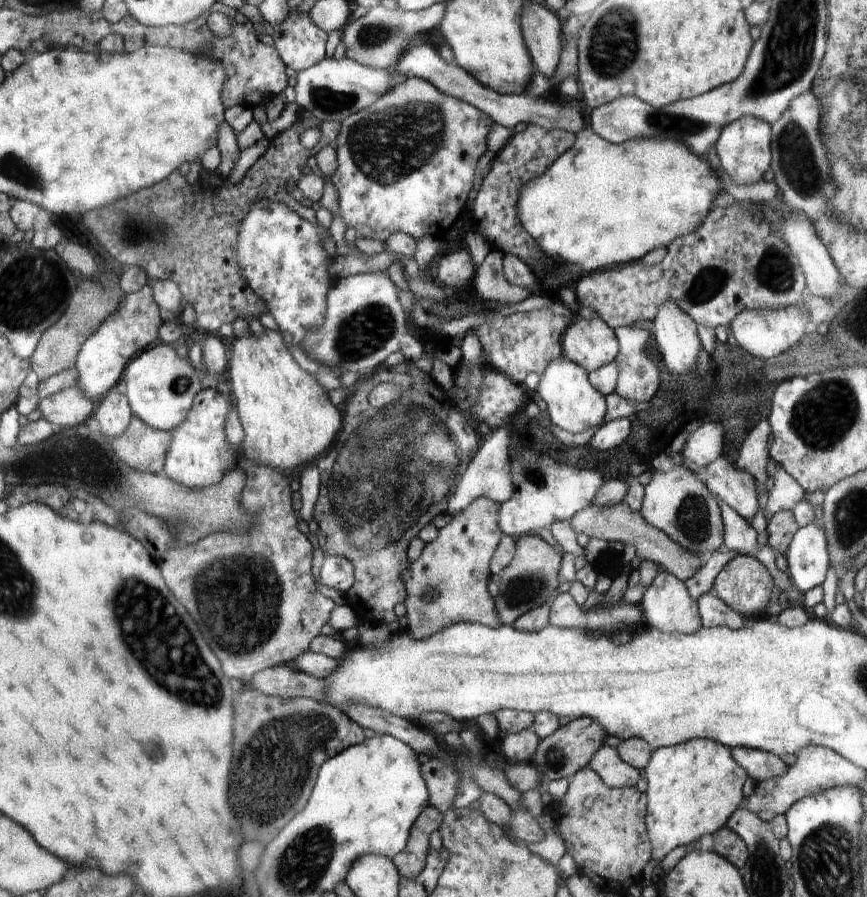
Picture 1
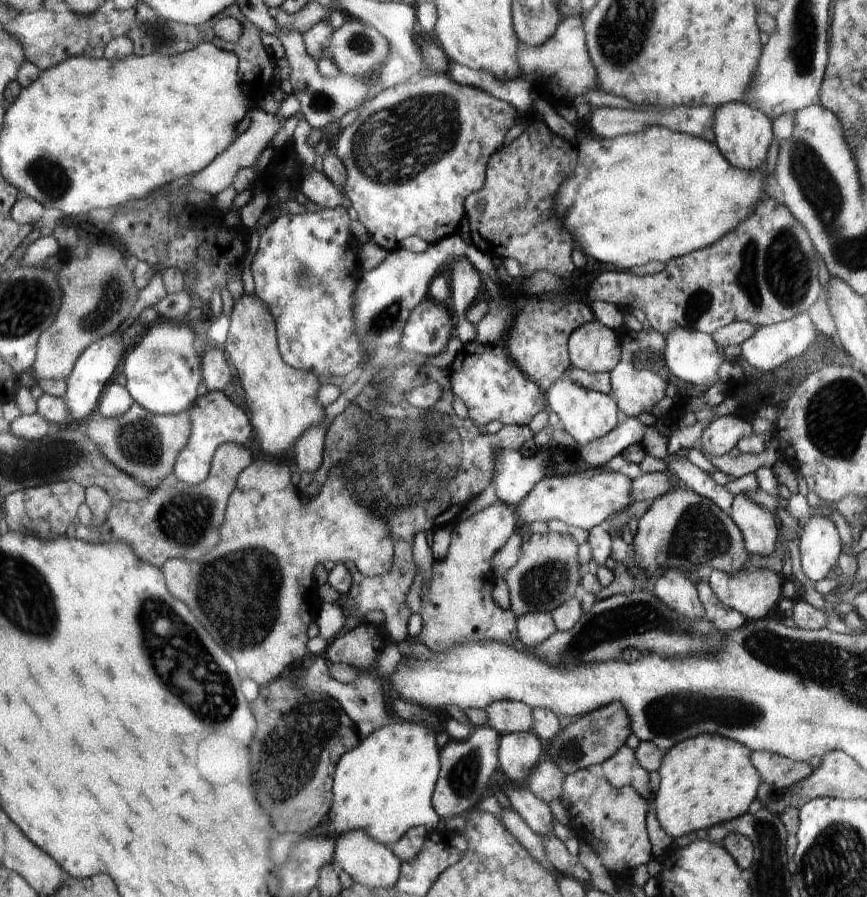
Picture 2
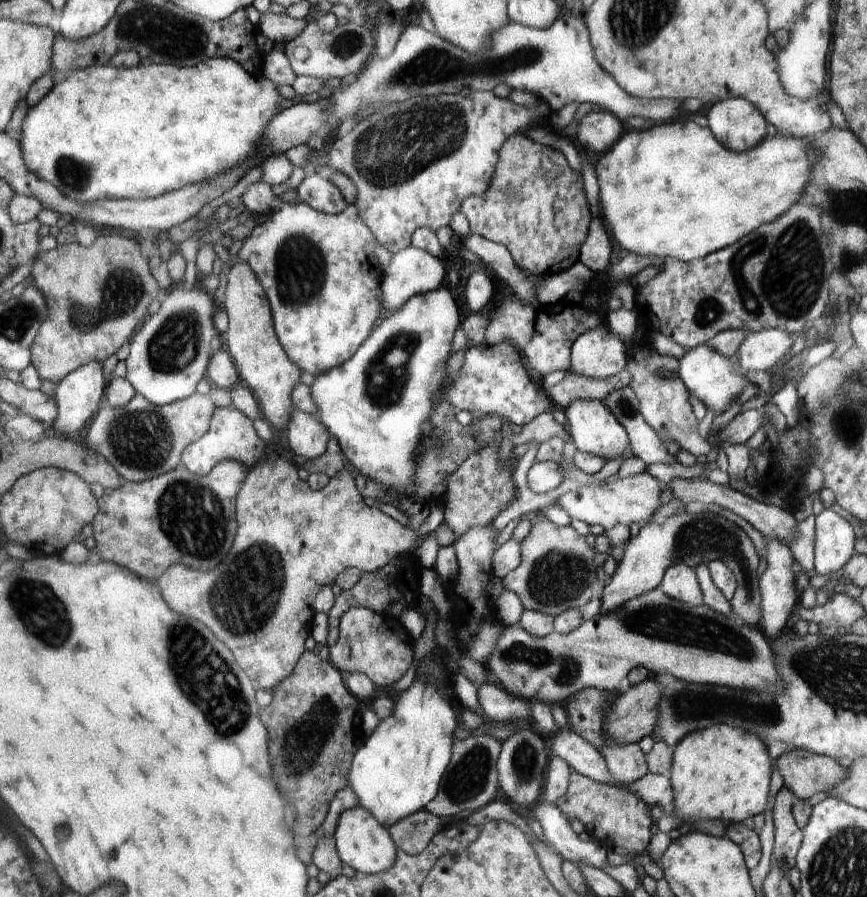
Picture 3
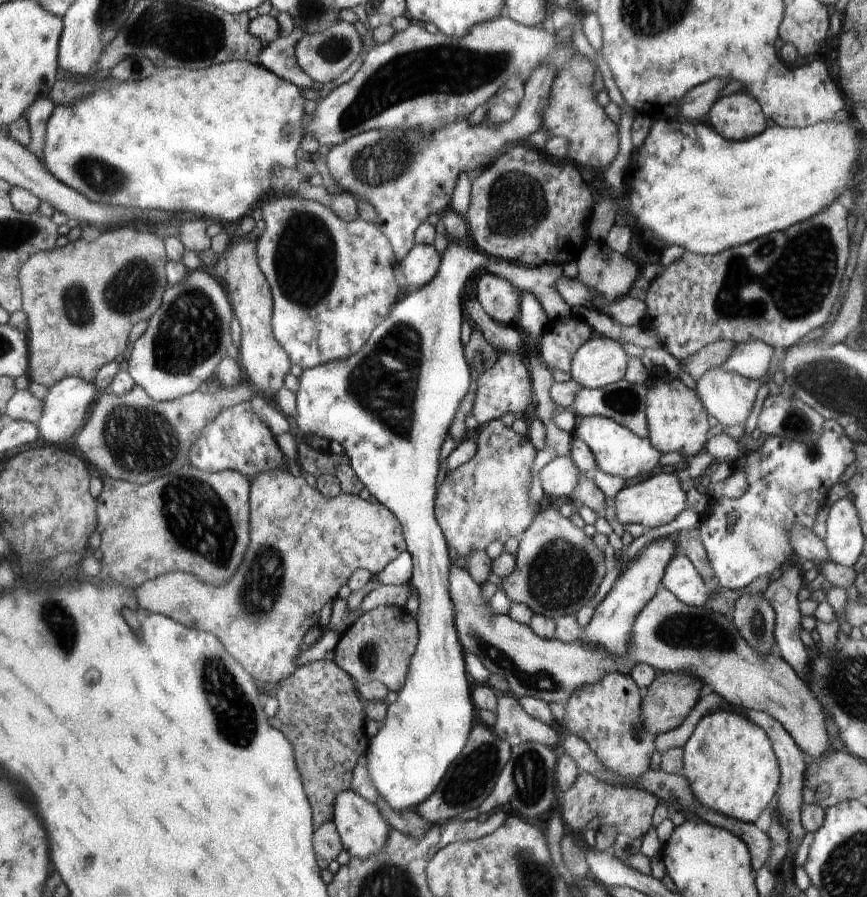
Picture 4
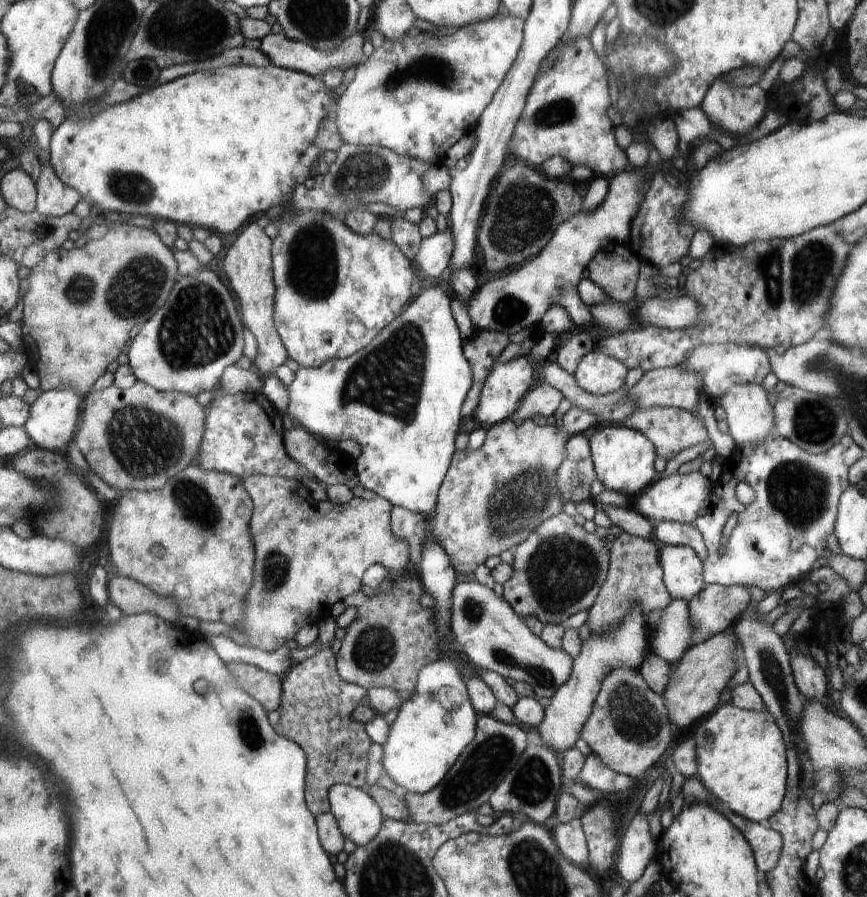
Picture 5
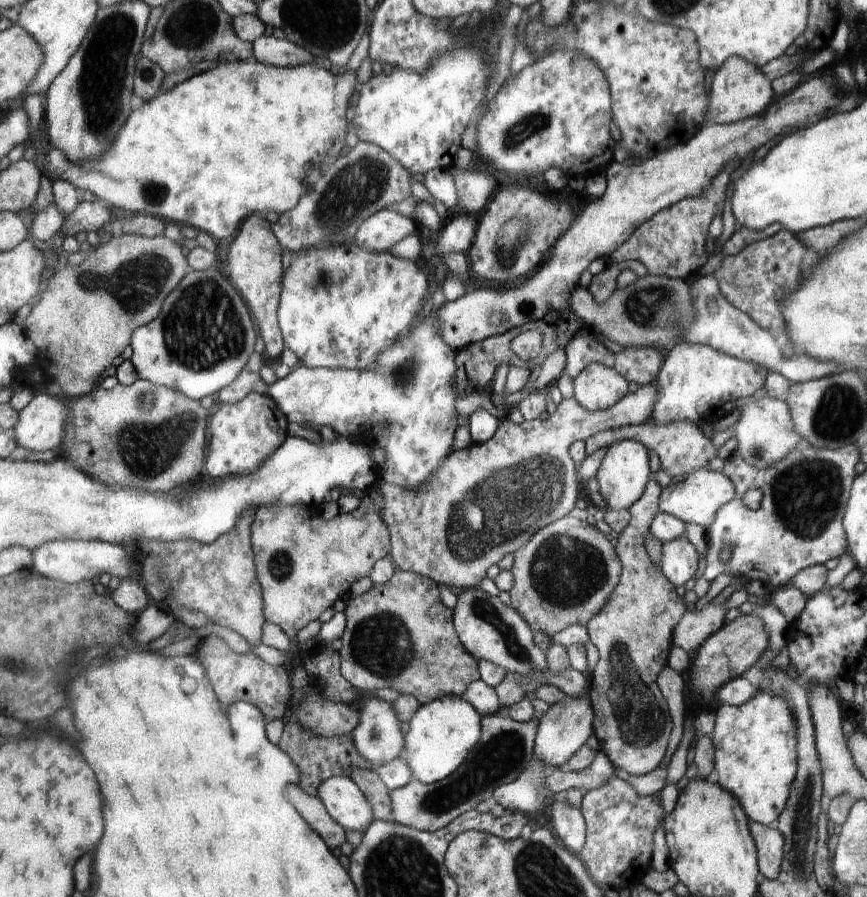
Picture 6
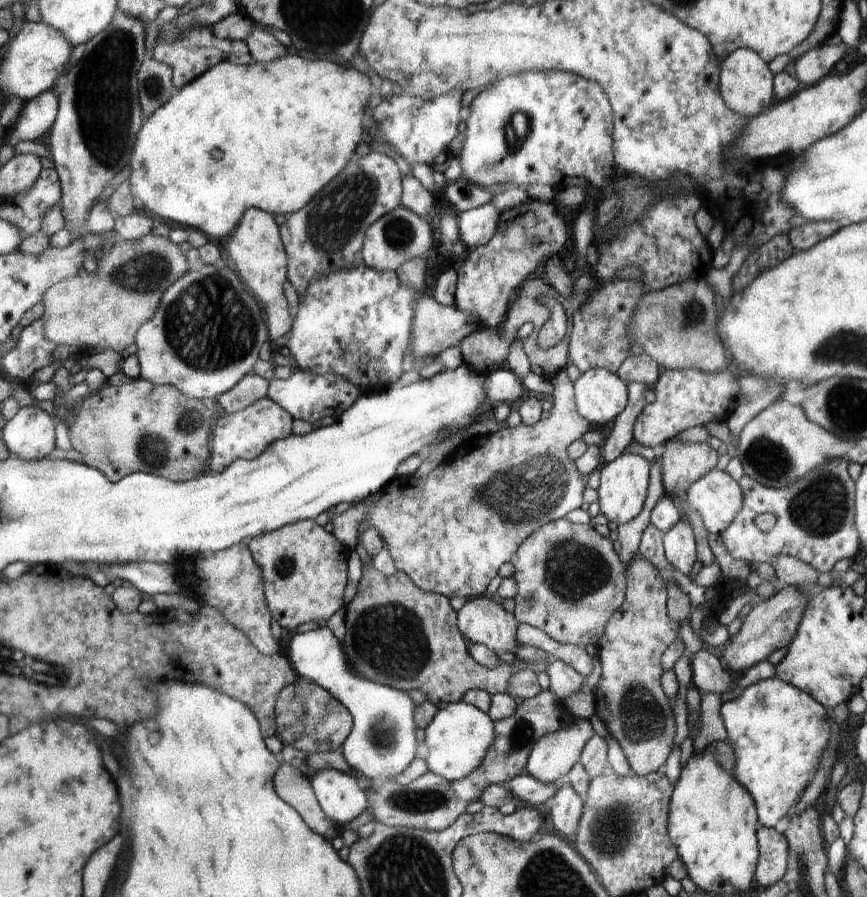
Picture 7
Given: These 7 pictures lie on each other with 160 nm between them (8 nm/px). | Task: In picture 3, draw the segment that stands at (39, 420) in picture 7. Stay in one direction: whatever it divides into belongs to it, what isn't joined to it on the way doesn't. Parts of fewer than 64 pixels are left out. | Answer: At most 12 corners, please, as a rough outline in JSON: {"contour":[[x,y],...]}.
{"contour":[[96,361],[69,374],[56,393],[53,430],[76,434],[106,402],[111,379]]}

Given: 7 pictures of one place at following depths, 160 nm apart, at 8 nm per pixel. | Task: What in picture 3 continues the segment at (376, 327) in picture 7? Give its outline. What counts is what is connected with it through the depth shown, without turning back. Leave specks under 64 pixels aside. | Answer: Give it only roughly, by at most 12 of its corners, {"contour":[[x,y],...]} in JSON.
{"contour":[[240,198],[266,217],[238,252],[290,360],[318,376],[380,316],[357,208]]}

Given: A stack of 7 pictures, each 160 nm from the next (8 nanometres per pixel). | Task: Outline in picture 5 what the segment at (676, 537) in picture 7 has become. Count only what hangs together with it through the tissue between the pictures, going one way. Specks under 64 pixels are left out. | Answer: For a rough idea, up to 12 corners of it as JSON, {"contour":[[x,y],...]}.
{"contour":[[693,548],[660,551],[665,587],[689,602],[704,588]]}

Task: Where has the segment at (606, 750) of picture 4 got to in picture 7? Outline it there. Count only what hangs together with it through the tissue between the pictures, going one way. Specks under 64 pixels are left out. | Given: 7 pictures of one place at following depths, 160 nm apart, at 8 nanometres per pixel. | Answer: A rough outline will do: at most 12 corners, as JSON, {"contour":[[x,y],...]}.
{"contour":[[639,552],[596,646],[595,714],[630,771],[663,768],[676,725],[661,656],[680,638]]}

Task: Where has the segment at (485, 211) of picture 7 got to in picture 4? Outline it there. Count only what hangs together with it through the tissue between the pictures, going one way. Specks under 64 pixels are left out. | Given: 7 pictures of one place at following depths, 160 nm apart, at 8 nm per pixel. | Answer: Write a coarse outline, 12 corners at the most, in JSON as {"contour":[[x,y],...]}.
{"contour":[[416,244],[399,264],[409,289],[436,278],[440,254]]}

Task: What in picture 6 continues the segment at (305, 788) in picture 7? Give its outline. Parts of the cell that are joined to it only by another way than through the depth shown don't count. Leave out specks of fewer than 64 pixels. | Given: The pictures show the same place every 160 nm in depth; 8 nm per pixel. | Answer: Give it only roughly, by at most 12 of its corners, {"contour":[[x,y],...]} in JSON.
{"contour":[[297,784],[285,796],[330,848],[346,842],[345,828],[317,796]]}

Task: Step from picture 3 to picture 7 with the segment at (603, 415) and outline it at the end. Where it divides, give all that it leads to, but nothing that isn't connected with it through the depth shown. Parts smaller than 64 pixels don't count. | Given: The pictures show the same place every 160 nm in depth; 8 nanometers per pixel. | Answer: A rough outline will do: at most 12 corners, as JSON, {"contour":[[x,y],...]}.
{"contour":[[622,453],[600,471],[598,502],[618,525],[636,519],[652,471]]}

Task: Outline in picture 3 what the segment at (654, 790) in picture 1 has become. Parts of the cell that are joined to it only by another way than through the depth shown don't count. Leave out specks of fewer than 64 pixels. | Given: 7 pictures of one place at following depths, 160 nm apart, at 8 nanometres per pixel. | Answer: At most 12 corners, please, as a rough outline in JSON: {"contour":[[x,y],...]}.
{"contour":[[726,723],[675,745],[675,814],[728,824],[764,812],[772,760]]}

